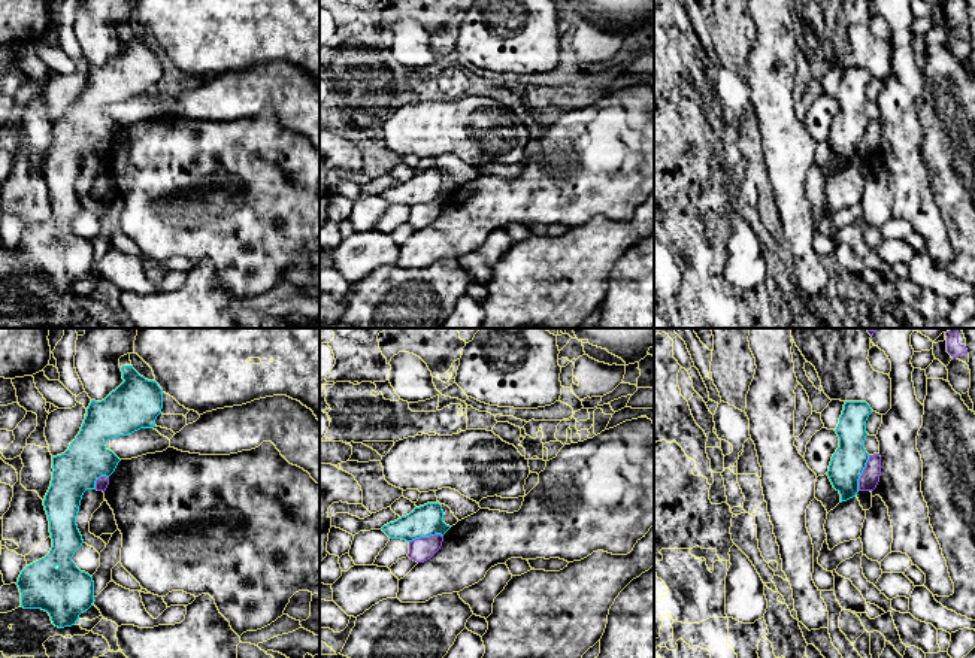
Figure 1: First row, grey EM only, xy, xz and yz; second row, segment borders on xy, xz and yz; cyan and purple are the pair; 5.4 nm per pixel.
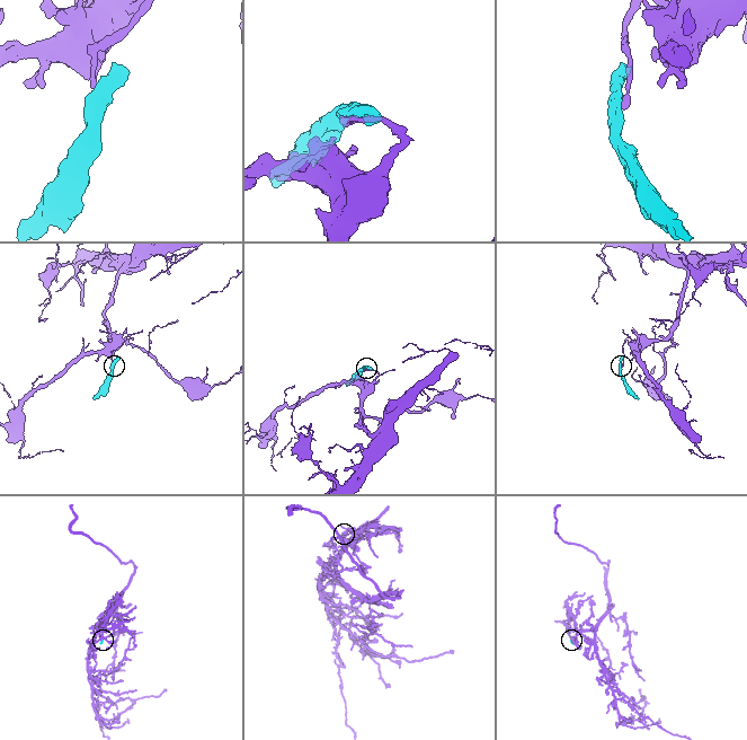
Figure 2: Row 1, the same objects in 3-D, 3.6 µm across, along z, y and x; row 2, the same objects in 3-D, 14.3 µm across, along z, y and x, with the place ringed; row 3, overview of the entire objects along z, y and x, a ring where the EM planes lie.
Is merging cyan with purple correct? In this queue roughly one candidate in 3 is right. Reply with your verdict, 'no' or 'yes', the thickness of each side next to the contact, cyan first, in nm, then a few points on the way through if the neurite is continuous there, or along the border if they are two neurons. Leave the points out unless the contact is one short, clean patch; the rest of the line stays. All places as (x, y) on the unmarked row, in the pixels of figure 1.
no; 180 nm thick on the cyan side, 100 nm on the other; border along yz (869, 121), (857, 155)

